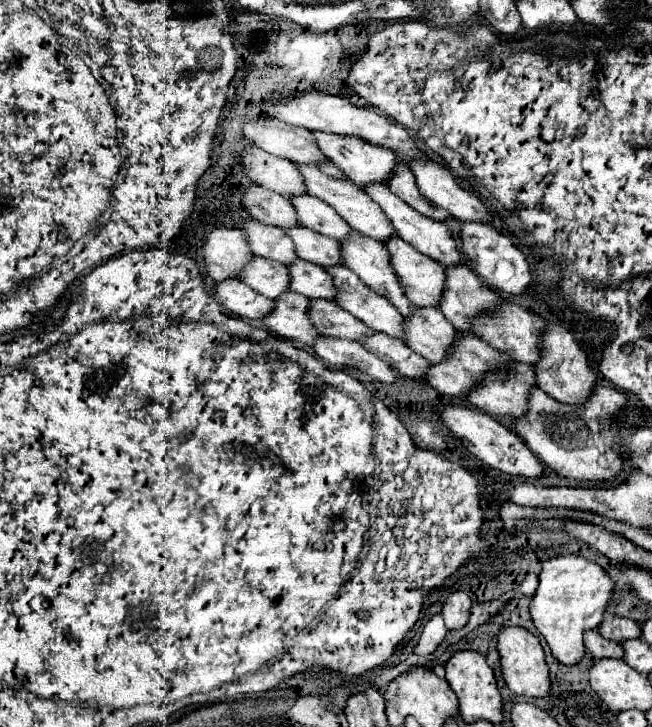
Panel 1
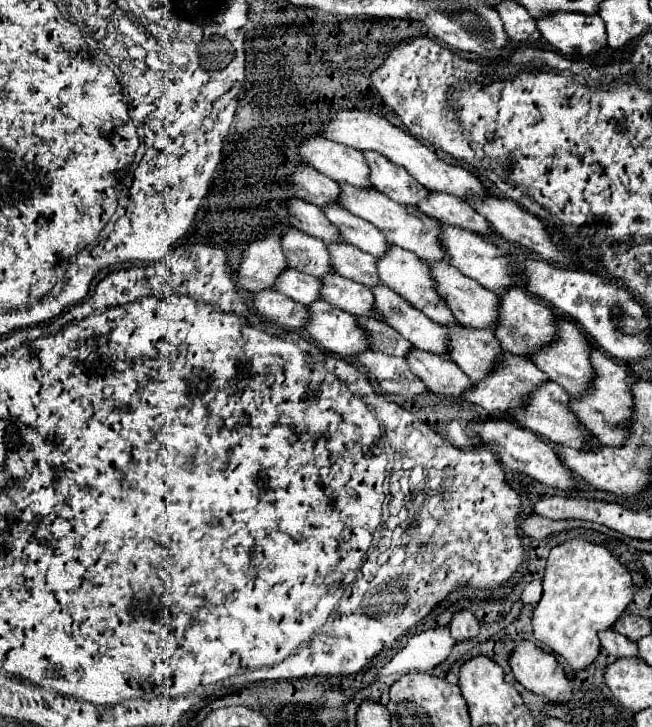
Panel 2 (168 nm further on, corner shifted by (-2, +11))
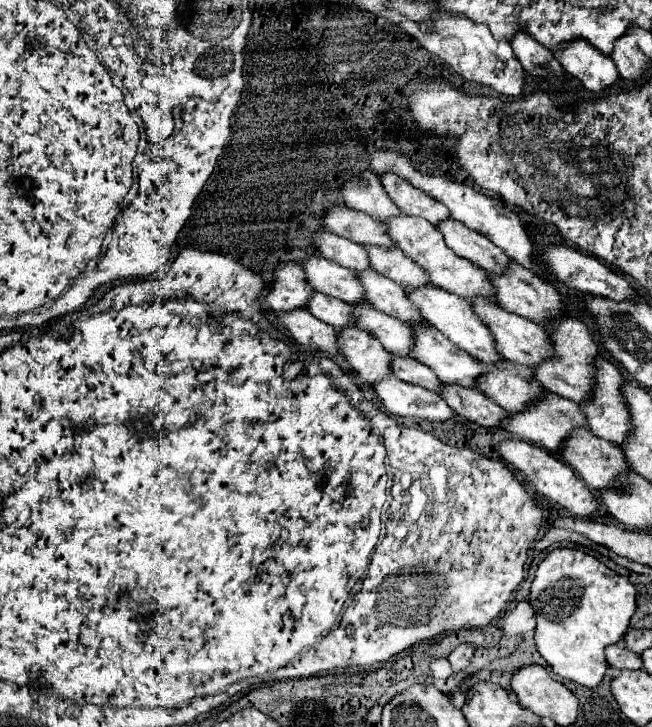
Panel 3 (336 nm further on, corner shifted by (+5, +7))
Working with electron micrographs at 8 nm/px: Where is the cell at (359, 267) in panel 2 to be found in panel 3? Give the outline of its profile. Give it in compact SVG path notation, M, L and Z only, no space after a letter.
M374 269L368 271L360 271L356 273L370 303L378 309L384 311L400 321L404 321L406 325L416 325L416 323L426 323L426 319L422 317L420 309L408 299L408 291L394 283L388 277L382 277L380 273L376 273Z

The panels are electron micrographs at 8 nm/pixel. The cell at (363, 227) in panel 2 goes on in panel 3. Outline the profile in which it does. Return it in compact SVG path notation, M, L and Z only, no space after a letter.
M366 247L370 255L372 267L390 277L392 281L398 281L406 289L420 289L426 285L432 285L428 273L410 257L406 257L400 249L382 249L382 247Z

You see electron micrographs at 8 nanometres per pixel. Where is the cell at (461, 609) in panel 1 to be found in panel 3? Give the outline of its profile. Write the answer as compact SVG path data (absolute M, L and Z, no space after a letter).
M460 645L452 651L452 655L448 657L450 665L452 665L452 671L458 673L462 669L466 669L470 665L470 659L474 657L474 647L472 645Z

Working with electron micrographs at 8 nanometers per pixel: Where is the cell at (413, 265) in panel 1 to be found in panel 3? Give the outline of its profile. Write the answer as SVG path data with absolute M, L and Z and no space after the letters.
M482 297L474 299L474 311L490 327L492 335L496 337L496 349L508 361L518 363L518 365L526 365L526 367L538 367L542 361L548 361L550 357L554 357L554 343L552 343L552 339L536 323L532 323L532 321L528 321L524 317L518 317L514 313L508 313L506 309L498 307L498 305L492 305L490 301L486 301Z

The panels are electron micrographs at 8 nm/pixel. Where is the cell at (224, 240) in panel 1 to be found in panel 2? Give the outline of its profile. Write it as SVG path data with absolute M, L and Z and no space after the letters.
M263 237L247 243L235 283L247 291L261 291L273 287L273 281L281 269L285 269L285 255L281 253L279 237Z

